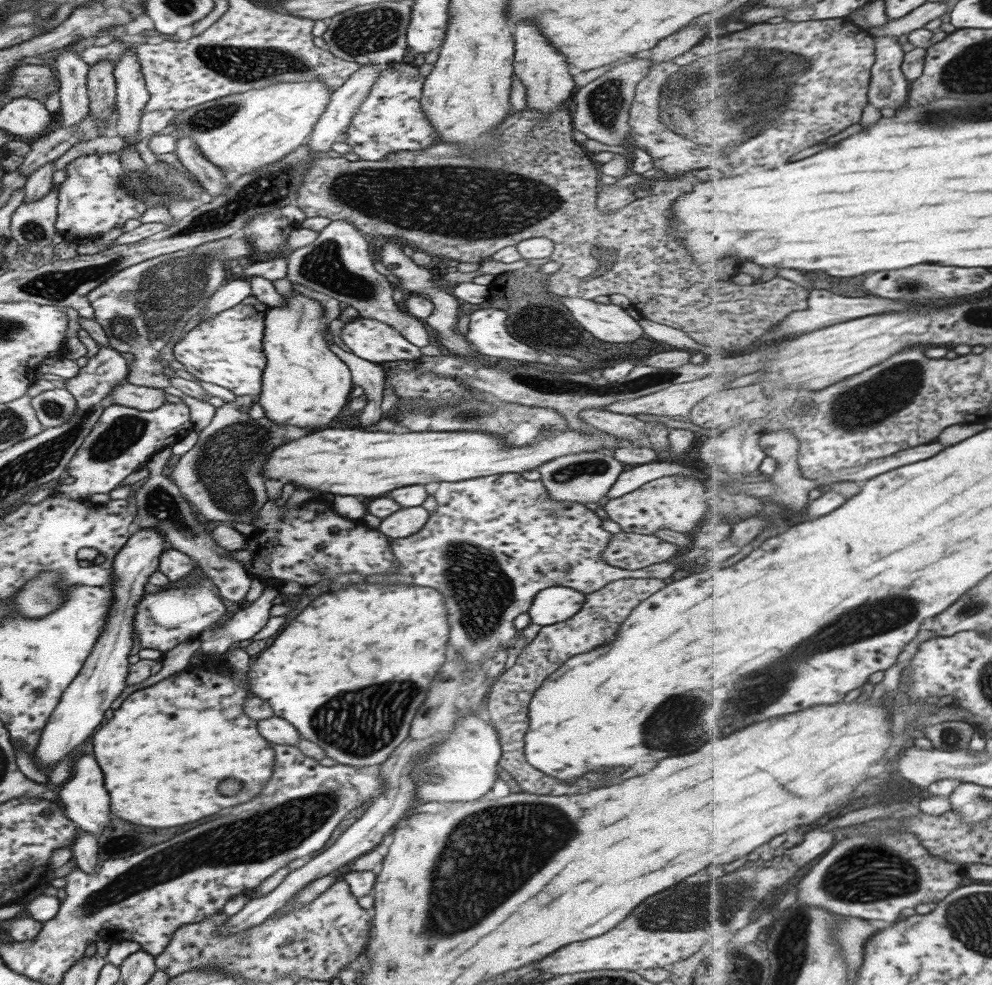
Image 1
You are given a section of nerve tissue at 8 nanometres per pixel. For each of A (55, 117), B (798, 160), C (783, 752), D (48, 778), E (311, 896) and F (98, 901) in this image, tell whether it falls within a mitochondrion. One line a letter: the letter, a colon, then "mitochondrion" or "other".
A: other
B: other
C: other
D: other
E: other
F: mitochondrion

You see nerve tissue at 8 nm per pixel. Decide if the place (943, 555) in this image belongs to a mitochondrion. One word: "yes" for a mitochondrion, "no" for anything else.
no

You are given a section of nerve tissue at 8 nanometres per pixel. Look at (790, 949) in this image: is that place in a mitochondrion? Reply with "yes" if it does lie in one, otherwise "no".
yes

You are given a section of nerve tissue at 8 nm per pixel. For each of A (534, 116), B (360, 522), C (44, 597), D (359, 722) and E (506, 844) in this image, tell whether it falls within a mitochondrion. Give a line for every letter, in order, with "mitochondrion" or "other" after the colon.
A: other
B: other
C: mitochondrion
D: mitochondrion
E: mitochondrion

